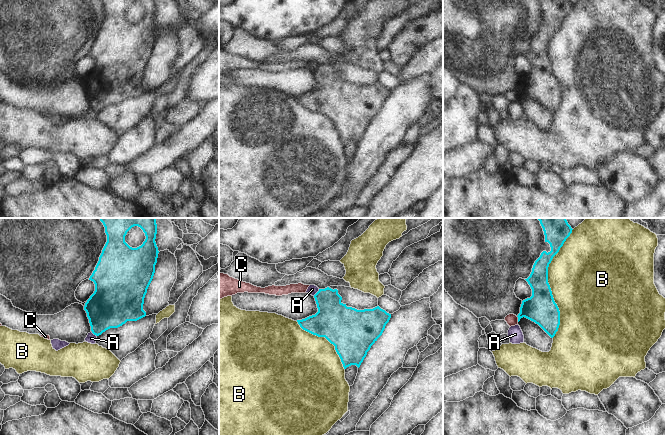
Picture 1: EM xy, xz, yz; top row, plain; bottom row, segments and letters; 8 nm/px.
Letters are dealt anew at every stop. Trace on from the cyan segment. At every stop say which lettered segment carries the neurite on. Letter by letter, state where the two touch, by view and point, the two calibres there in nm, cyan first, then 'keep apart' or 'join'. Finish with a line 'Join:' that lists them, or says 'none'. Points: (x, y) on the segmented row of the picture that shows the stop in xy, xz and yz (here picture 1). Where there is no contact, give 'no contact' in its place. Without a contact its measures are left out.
A: xz (317, 292) | 280/80 nm | keep apart
B: yz (548, 283) | 240/500 nm | keep apart
C: yz (518, 319) | 240/90 nm | keep apart
Join: none

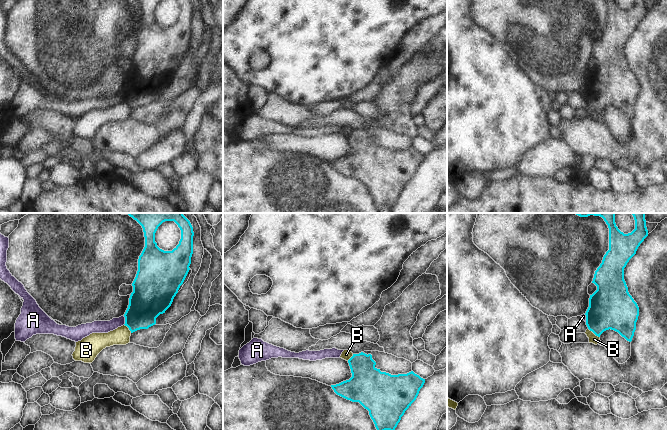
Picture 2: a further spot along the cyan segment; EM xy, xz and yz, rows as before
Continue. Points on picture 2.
A: xy (125, 320) | 300/100 nm | keep apart
B: yz (594, 333) | 360/70 nm | keep apart
Join: none

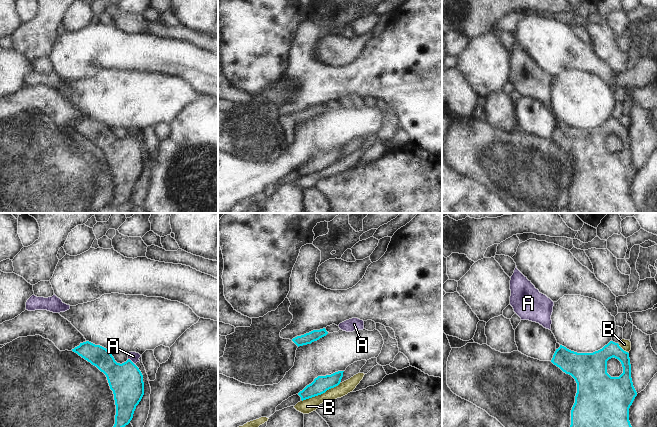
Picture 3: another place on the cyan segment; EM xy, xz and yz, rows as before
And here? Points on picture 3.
A: xy (132, 362) | 280/80 nm | join
B: xz (321, 393) | 140/120 nm | keep apart
Join: A

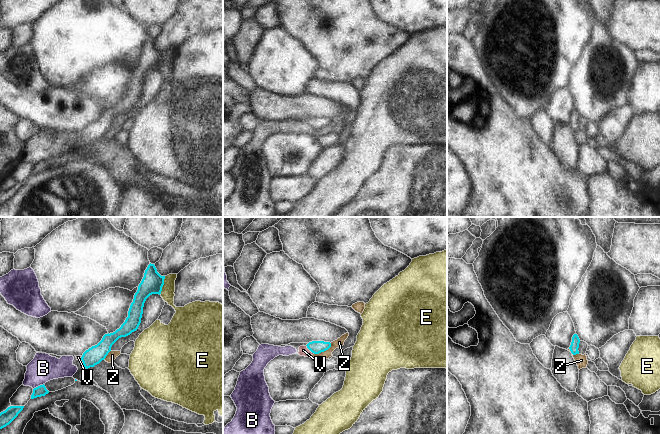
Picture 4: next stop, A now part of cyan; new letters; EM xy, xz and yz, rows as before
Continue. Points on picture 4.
B: xy (38, 386) | 90/220 nm | keep apart
E: xy (163, 284) | 170/110 nm | keep apart
V: xz (310, 350) | 110/80 nm | keep apart
Z: xz (323, 351) | 110/70 nm | keep apart
Join: none

